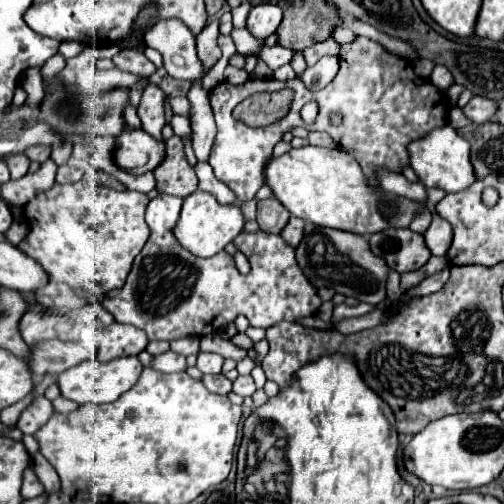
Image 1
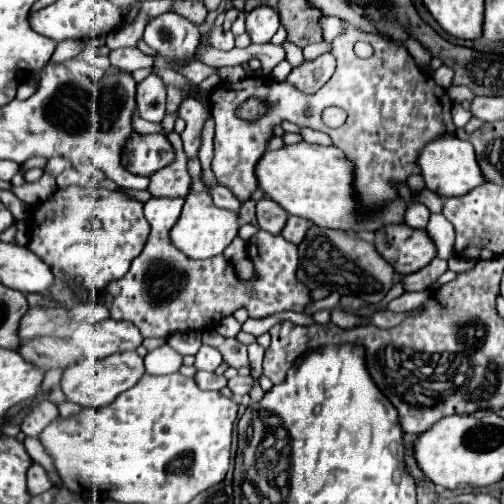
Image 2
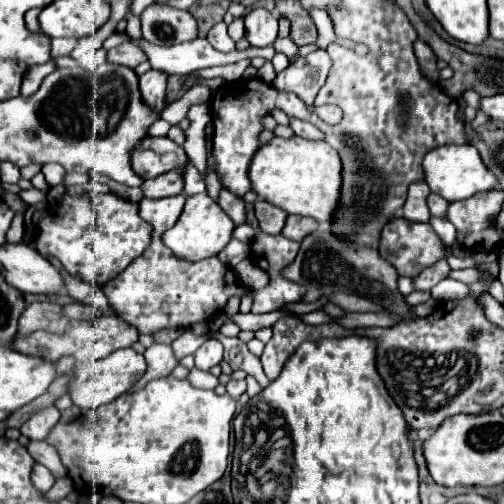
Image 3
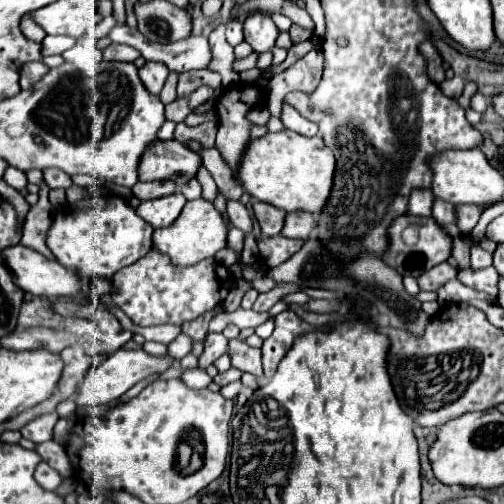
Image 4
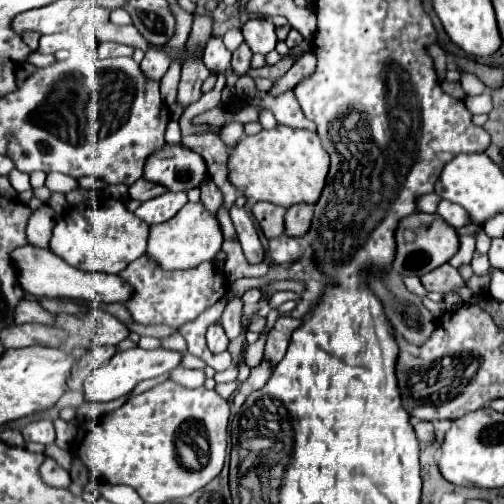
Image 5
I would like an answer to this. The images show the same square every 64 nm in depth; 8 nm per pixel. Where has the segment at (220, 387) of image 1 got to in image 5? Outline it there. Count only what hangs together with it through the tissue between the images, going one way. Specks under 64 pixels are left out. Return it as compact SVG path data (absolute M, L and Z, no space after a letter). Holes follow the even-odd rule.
M178 366L172 370L172 380L186 388L198 388L204 384L206 374L204 374L204 370L186 370L186 368Z

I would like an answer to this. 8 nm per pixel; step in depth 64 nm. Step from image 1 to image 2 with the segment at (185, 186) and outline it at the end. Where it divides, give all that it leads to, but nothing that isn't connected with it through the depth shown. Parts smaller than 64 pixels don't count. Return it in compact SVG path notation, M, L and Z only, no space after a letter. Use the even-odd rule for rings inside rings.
M172 132L168 134L168 140L172 144L172 148L176 150L176 160L172 164L168 164L168 168L154 172L150 176L150 192L152 196L180 196L184 198L186 194L190 194L190 186L192 186L192 178L188 174L186 168L186 152L182 148L182 138L180 134Z

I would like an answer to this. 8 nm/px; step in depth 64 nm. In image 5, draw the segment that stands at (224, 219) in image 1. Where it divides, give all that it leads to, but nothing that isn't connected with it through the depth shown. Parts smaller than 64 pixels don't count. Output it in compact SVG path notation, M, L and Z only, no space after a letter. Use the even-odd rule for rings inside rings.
M186 202L186 206L172 220L150 228L146 254L166 270L184 270L194 268L200 262L214 260L222 248L222 242L224 236L216 216L212 216L212 212L208 212L200 202Z

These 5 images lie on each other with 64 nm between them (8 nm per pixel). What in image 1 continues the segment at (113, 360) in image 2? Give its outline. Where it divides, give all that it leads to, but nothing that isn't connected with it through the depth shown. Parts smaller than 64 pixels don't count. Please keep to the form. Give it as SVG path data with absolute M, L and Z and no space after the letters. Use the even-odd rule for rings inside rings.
M122 356L112 362L98 362L98 360L86 360L58 376L58 386L64 398L74 400L76 404L106 404L118 400L124 392L128 392L138 376L142 372L142 364L136 356Z

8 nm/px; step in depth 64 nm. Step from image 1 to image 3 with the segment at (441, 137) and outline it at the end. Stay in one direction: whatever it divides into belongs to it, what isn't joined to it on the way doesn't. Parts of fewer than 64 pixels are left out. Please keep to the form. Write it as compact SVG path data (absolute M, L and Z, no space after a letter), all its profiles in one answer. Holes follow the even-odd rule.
M450 144L450 146L432 148L426 152L426 156L422 160L422 168L424 168L426 184L430 186L430 190L440 194L448 202L466 200L466 198L474 196L476 192L486 192L486 190L498 188L494 174L482 164L480 154L472 144Z

